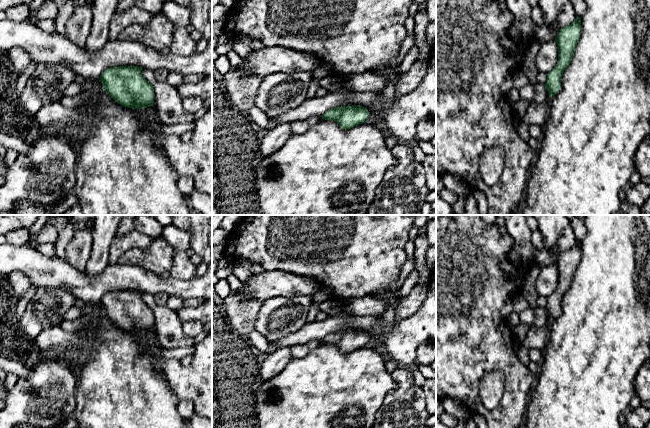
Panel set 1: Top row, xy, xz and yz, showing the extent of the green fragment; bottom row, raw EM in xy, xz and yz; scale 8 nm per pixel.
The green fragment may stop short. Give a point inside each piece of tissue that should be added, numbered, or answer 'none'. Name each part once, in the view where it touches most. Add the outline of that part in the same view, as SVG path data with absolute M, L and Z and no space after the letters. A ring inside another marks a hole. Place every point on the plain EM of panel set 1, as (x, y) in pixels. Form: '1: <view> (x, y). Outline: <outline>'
none

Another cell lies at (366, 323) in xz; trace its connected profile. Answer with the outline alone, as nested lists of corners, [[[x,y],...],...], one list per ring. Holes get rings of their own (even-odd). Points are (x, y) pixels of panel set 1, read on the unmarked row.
[[[353,315],[351,319],[351,324],[357,329],[363,330],[365,332],[370,332],[376,324],[376,319],[374,316],[371,315],[368,316]]]

